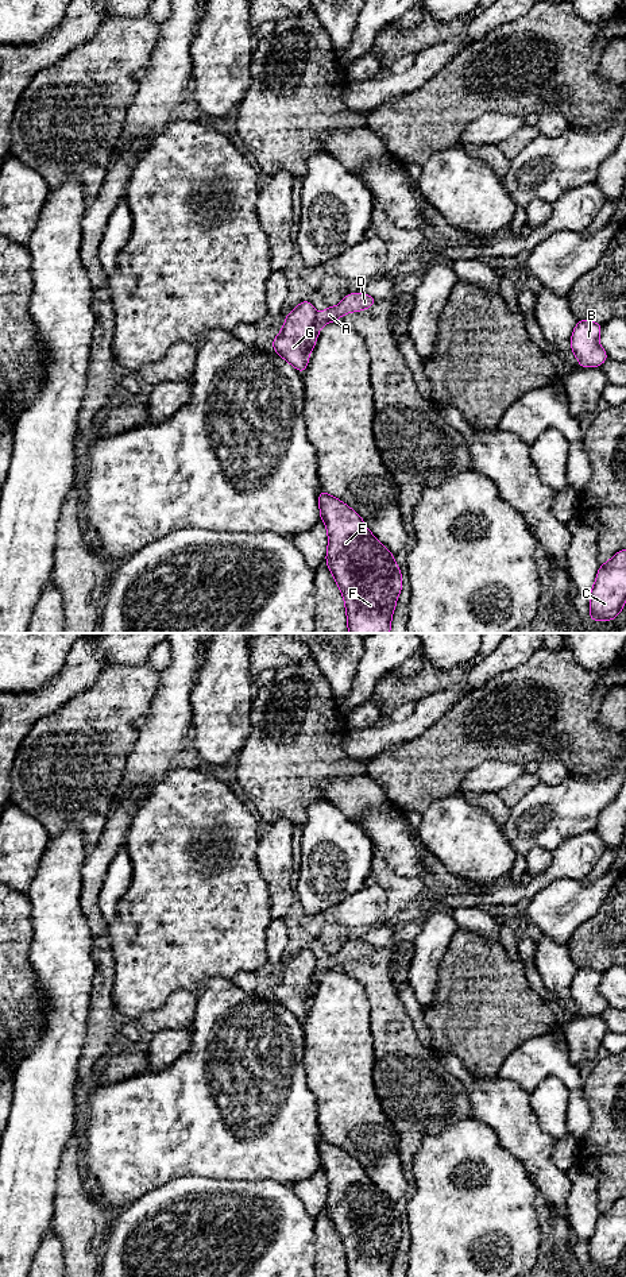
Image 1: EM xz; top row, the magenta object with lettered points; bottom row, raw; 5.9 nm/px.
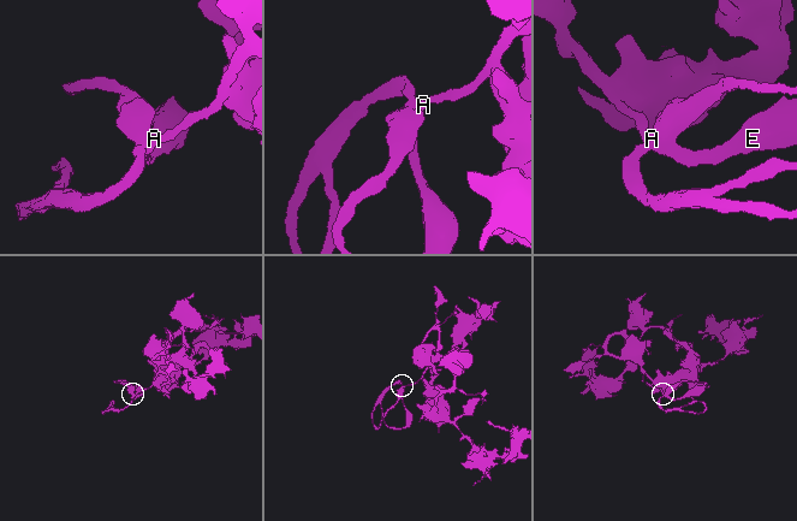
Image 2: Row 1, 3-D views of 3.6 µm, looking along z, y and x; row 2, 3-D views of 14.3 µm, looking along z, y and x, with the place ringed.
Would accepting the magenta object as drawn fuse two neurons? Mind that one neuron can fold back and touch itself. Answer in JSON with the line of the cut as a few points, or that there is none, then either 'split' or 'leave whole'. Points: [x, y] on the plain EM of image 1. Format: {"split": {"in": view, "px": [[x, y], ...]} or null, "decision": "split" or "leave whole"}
{"split": null, "decision": "leave whole"}

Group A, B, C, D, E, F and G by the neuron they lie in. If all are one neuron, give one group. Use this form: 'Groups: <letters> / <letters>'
Groups: A B C D E F G

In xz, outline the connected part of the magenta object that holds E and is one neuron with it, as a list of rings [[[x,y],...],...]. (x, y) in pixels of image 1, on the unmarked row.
[[[318,1139],[328,1178],[325,1210],[344,1246],[348,1277],[390,1277],[402,1220],[394,1203],[343,1149]]]

